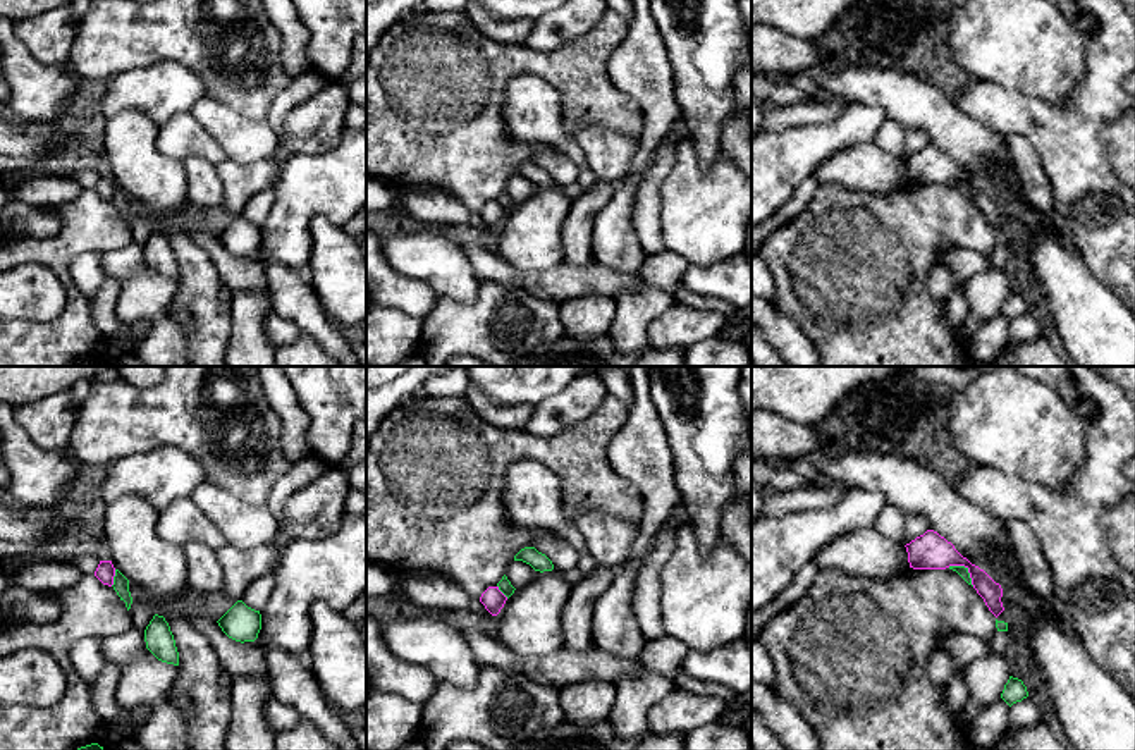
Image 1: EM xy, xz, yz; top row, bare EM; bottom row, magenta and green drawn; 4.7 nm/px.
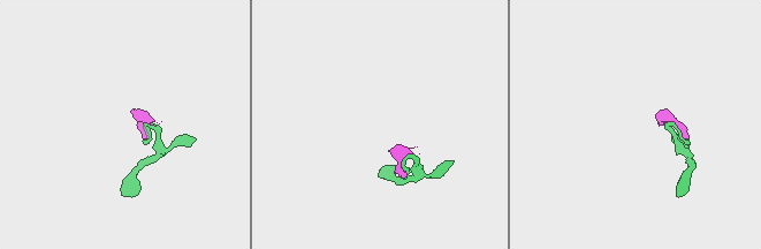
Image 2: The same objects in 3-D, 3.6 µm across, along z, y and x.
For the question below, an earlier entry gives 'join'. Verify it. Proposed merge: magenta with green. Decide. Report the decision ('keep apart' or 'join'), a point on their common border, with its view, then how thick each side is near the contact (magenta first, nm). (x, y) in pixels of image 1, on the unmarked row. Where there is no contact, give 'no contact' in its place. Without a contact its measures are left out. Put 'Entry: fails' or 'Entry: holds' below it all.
keep apart; meets magenta in yz at (965, 181); 170 nm thick on the magenta side, 50 nm on the other
Entry: fails

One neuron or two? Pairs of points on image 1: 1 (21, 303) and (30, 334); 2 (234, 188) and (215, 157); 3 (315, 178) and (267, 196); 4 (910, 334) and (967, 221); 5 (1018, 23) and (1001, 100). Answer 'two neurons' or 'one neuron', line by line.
1: two neurons
2: two neurons
3: two neurons
4: one neuron
5: two neurons

